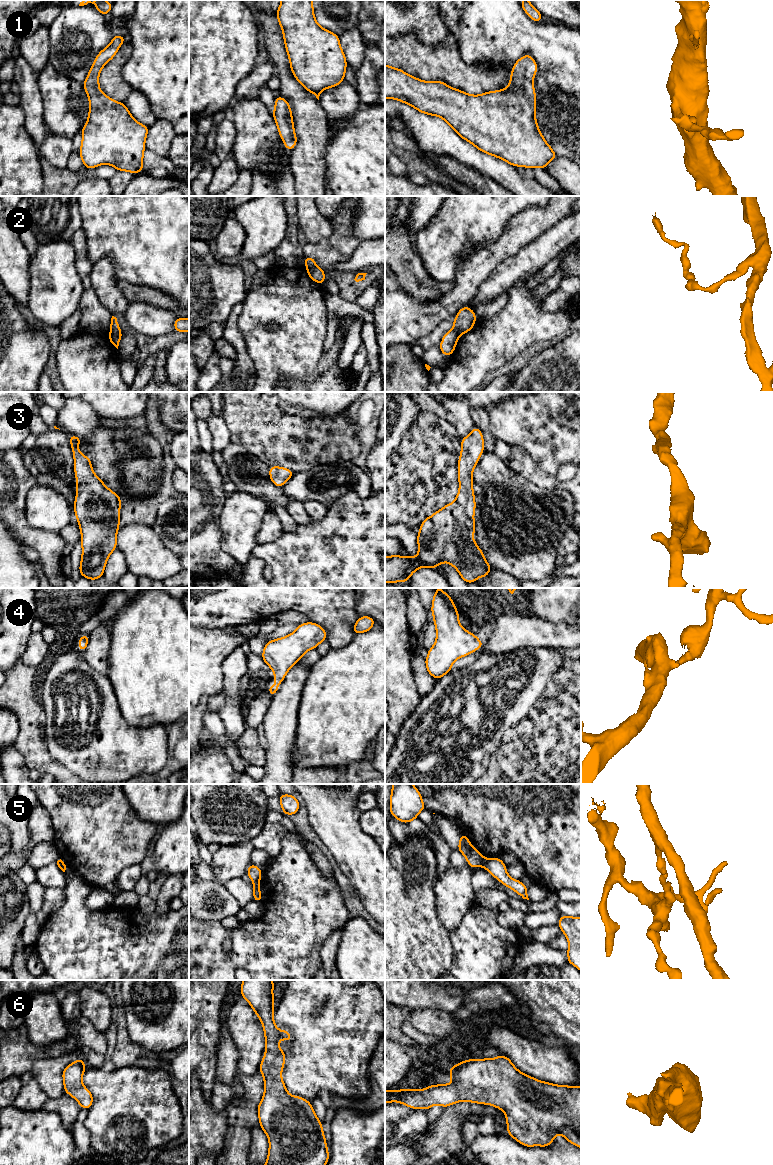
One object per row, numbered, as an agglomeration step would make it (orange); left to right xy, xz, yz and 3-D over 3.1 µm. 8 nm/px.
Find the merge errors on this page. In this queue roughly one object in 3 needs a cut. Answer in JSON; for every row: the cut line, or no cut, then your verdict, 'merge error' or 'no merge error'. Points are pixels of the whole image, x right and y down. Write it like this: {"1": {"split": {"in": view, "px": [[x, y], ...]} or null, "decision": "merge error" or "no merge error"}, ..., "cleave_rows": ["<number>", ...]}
{"1": {"split": null, "decision": "no merge error"}, "2": {"split": {"in": "xy", "px": [[110, 331], [121, 335]]}, "decision": "merge error"}, "3": {"split": null, "decision": "no merge error"}, "4": {"split": null, "decision": "no merge error"}, "5": {"split": {"in": "yz", "px": [[485, 859], [482, 865]]}, "decision": "merge error"}, "6": {"split": null, "decision": "no merge error"}, "cleave_rows": ["2", "5"]}

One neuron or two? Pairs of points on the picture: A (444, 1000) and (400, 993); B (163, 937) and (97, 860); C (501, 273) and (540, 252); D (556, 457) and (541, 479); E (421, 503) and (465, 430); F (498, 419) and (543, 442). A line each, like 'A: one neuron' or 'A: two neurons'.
A: one neuron
B: two neurons
C: one neuron
D: two neurons
E: two neurons
F: one neuron

